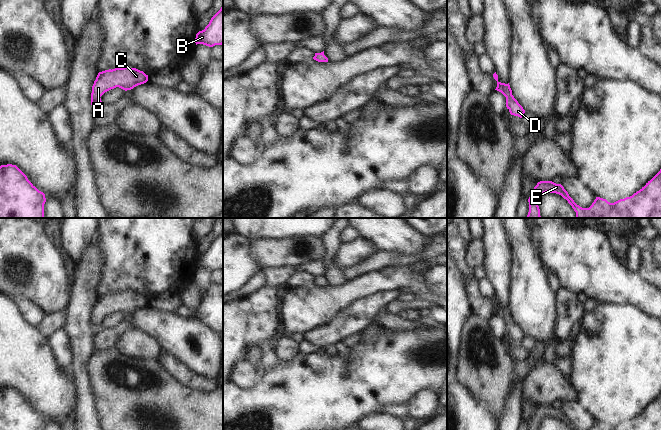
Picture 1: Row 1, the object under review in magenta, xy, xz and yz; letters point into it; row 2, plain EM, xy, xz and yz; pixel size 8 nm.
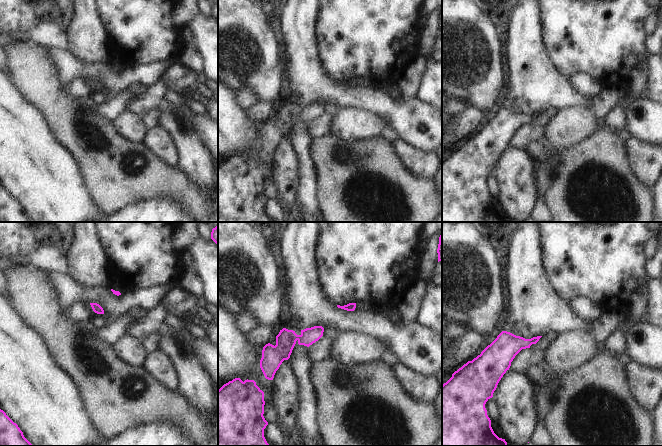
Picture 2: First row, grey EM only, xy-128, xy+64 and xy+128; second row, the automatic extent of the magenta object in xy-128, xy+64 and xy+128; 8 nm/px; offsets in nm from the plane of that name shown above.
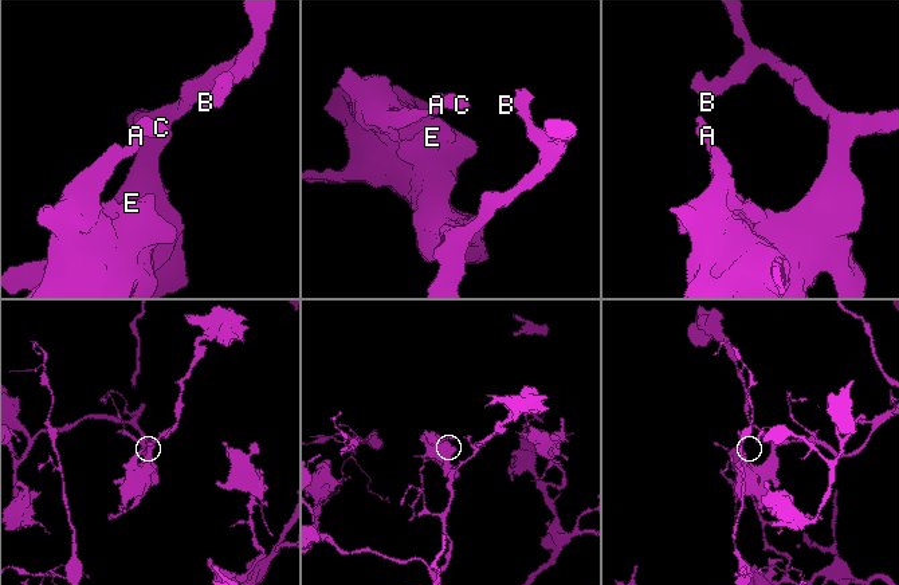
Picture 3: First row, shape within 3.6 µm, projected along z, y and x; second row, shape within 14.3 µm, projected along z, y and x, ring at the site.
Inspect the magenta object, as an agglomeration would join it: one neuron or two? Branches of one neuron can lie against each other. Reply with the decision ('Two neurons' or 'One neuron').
One neuron.

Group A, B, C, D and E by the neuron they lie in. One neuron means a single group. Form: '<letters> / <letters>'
A B C D E

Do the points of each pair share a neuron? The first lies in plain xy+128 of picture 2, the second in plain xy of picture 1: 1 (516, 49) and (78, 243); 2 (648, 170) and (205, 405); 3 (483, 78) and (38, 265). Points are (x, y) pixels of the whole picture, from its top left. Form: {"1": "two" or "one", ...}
{"1": "one", "2": "two", "3": "one"}

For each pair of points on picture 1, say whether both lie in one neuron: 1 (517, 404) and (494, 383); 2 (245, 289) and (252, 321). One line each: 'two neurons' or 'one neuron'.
1: two neurons
2: two neurons

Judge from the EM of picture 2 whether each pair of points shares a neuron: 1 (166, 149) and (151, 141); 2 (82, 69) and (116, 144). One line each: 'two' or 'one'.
1: one
2: two

